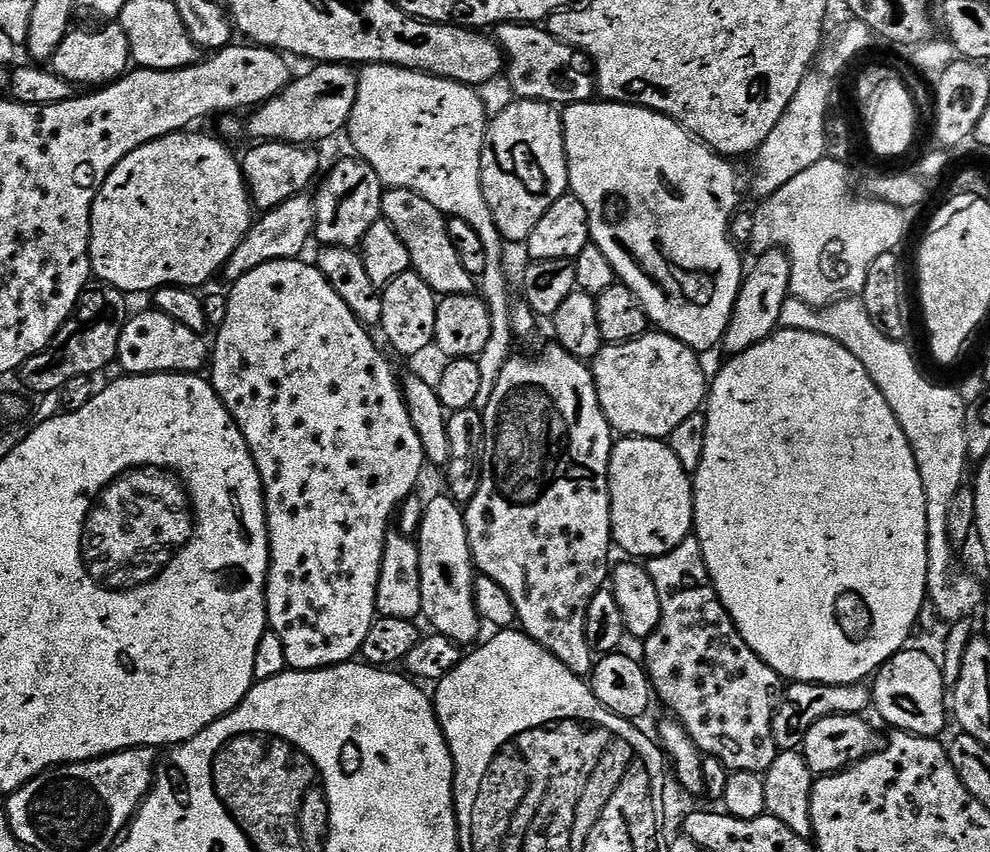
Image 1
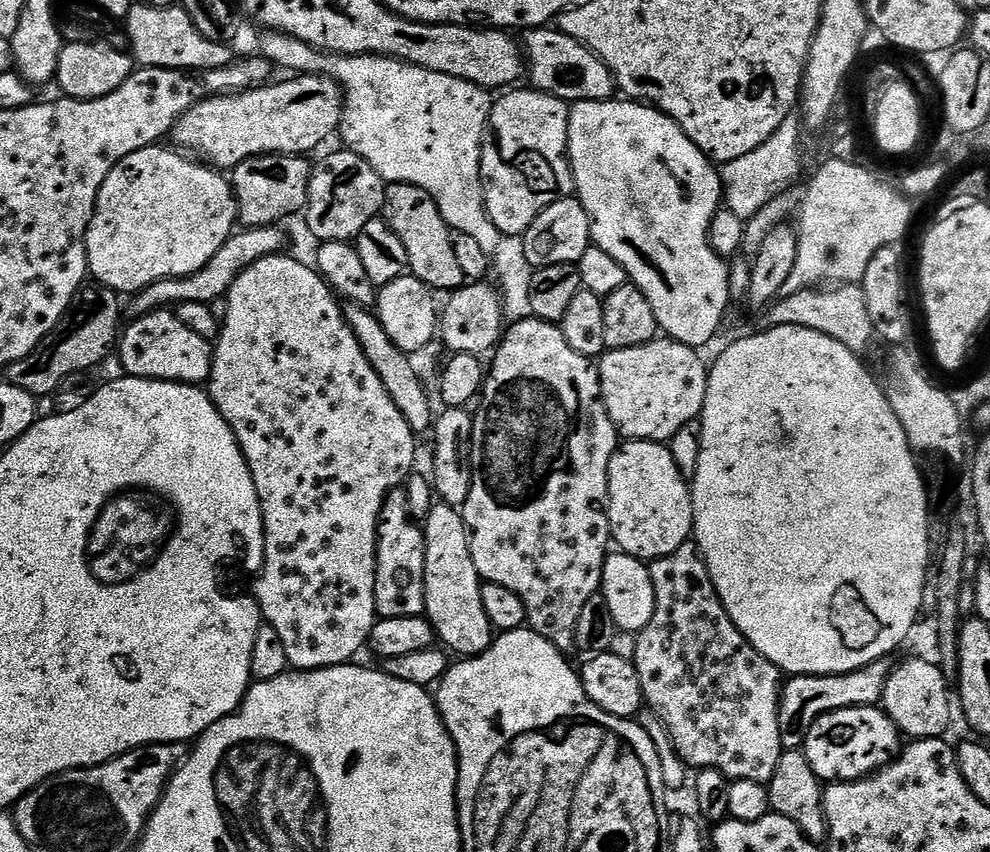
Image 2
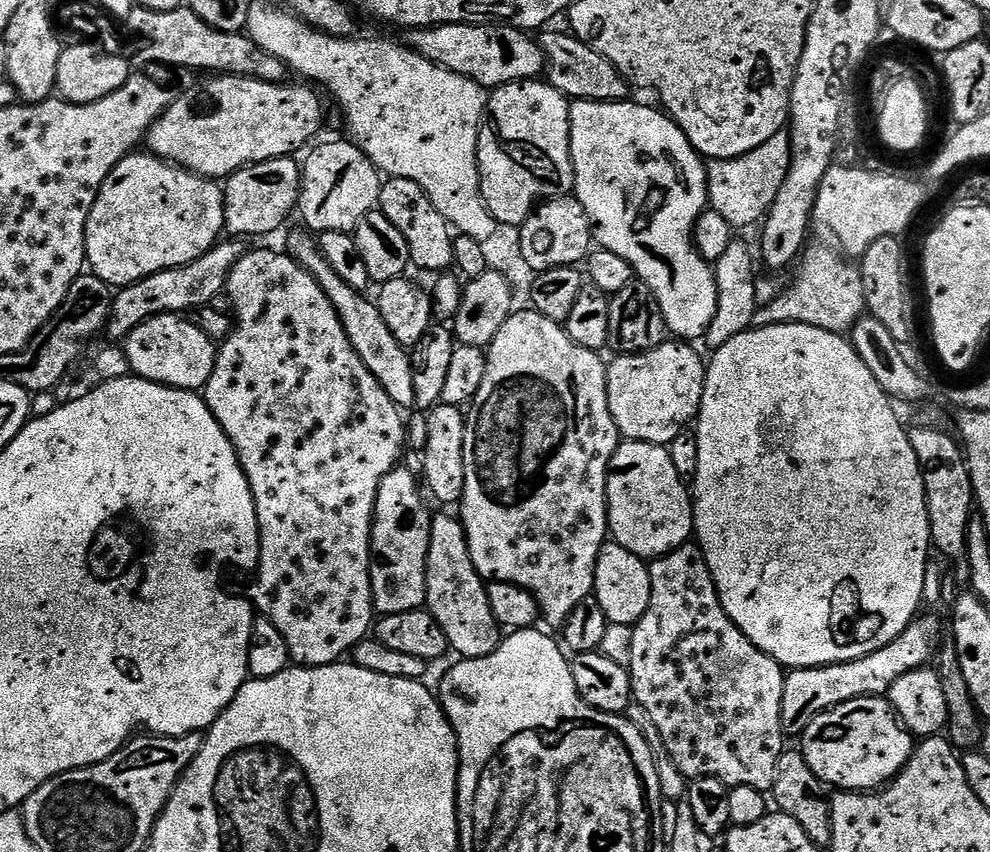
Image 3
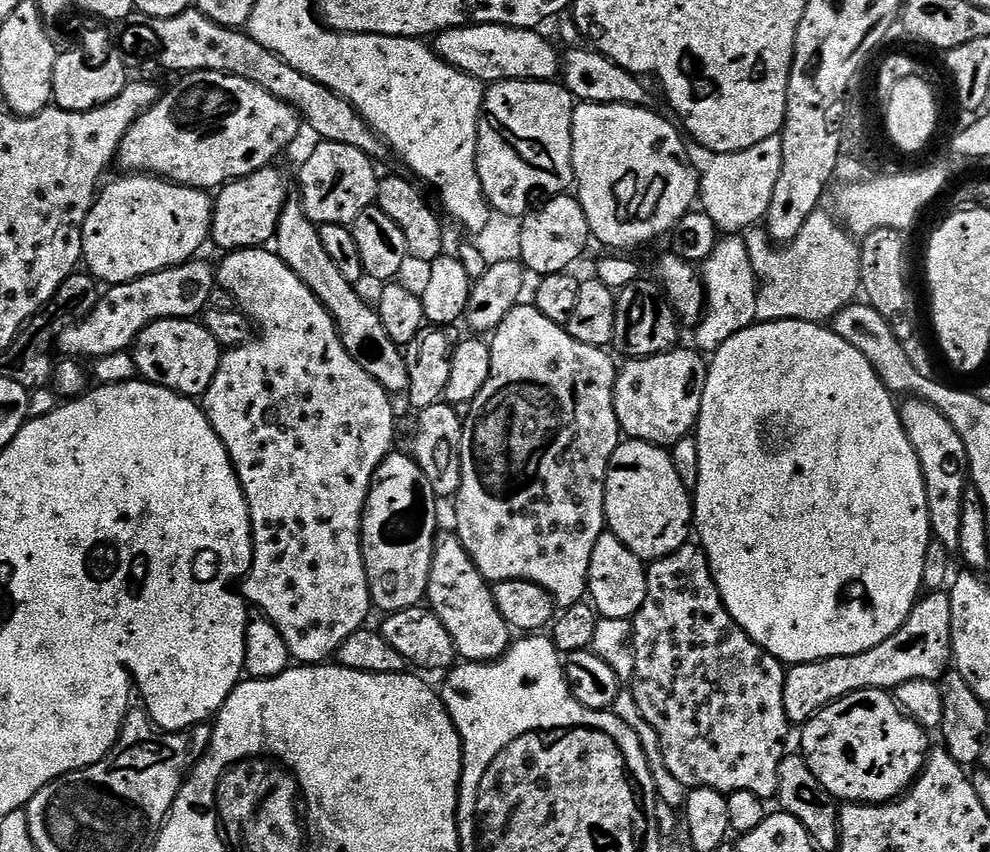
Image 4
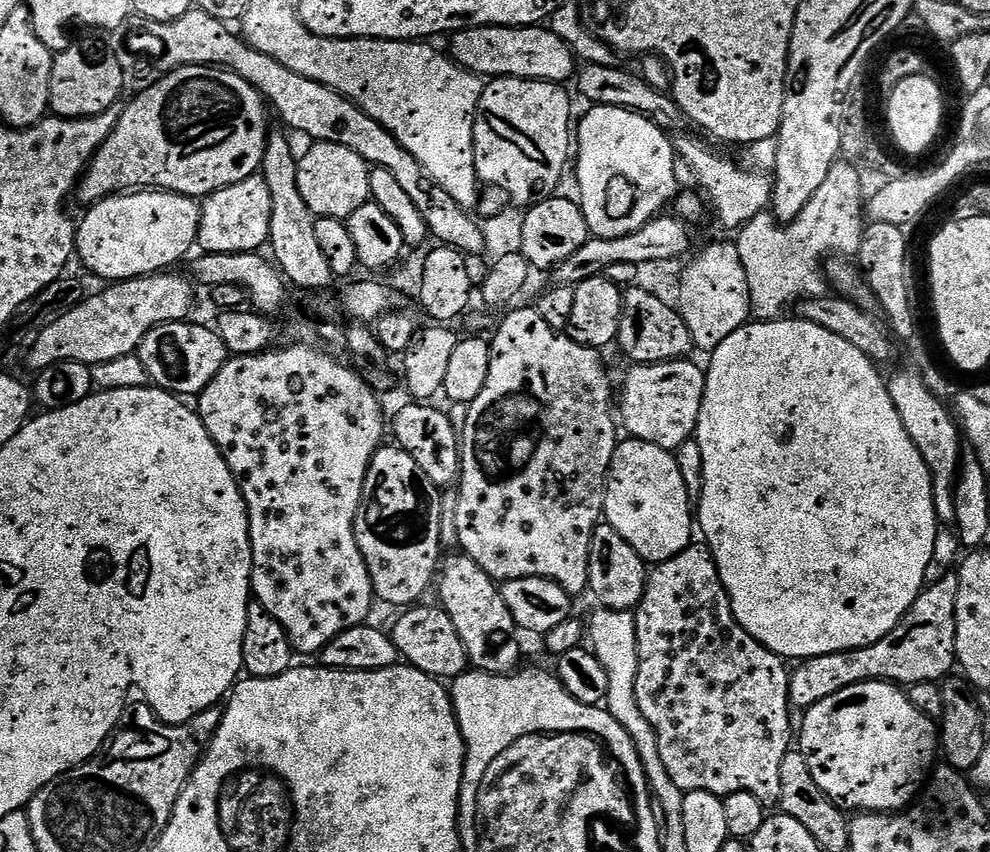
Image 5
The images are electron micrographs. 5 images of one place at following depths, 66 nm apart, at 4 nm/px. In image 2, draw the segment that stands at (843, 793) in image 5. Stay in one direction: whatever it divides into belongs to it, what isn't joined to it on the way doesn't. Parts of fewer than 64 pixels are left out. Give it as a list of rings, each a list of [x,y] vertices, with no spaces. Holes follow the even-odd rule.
[[[883,707],[843,708],[820,716],[808,729],[802,749],[814,774],[822,782],[860,780],[879,772],[901,751],[902,733]]]

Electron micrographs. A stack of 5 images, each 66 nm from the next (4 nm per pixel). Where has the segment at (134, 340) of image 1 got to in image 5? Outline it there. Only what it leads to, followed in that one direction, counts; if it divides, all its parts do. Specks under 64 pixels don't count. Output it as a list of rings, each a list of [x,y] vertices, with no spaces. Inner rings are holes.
[[[192,323],[160,324],[154,330],[150,330],[150,334],[146,334],[138,349],[149,381],[155,387],[181,398],[199,397],[230,359],[228,347],[215,330]]]

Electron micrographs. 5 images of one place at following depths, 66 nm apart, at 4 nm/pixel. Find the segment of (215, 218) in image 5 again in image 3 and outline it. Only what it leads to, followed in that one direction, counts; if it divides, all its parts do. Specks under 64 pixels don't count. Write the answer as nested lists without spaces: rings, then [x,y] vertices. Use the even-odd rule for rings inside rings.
[[[279,156],[266,162],[248,164],[240,168],[234,175],[227,177],[224,189],[224,232],[232,238],[249,238],[248,236],[268,236],[276,232],[288,220],[288,215],[297,211],[300,202],[299,163],[295,164],[292,156]]]

